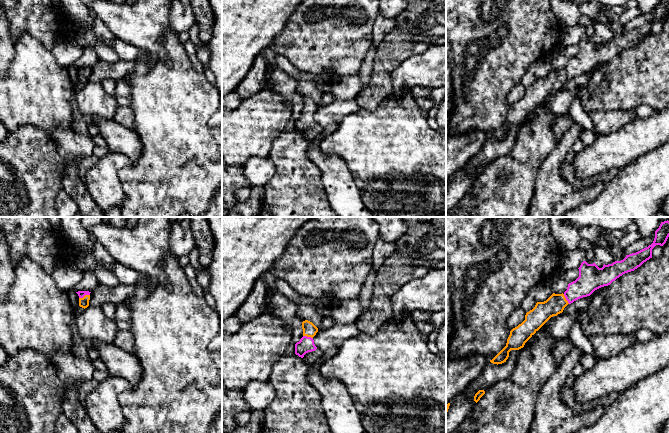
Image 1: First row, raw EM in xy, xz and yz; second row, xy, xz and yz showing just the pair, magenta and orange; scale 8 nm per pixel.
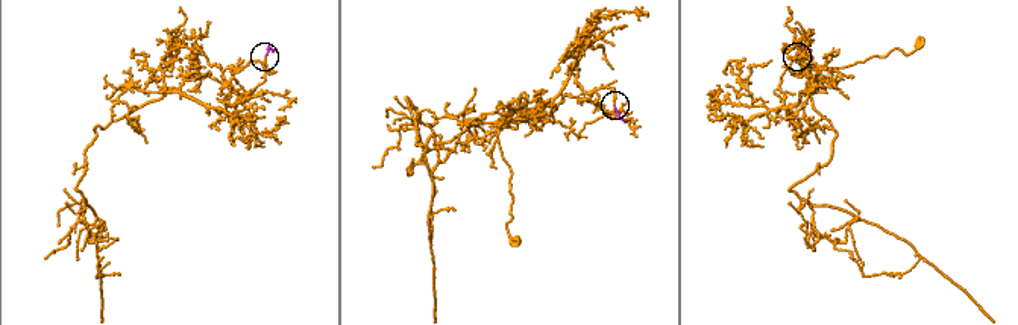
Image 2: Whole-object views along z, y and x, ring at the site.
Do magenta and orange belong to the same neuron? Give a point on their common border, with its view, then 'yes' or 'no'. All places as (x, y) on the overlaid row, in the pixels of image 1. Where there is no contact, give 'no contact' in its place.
contact xy (84, 295); yes

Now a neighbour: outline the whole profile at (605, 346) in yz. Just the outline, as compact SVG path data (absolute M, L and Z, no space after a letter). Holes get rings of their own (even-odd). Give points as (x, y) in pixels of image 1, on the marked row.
M634 334L593 335L588 338L592 343L597 360L614 357L637 342Z

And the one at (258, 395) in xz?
M253 381L244 388L244 398L251 410L267 409L275 398L275 389L269 381Z

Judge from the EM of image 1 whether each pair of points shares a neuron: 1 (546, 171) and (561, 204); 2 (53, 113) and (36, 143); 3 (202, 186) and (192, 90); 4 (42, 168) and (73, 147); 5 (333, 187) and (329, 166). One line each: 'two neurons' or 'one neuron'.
1: one neuron
2: two neurons
3: one neuron
4: two neurons
5: one neuron

